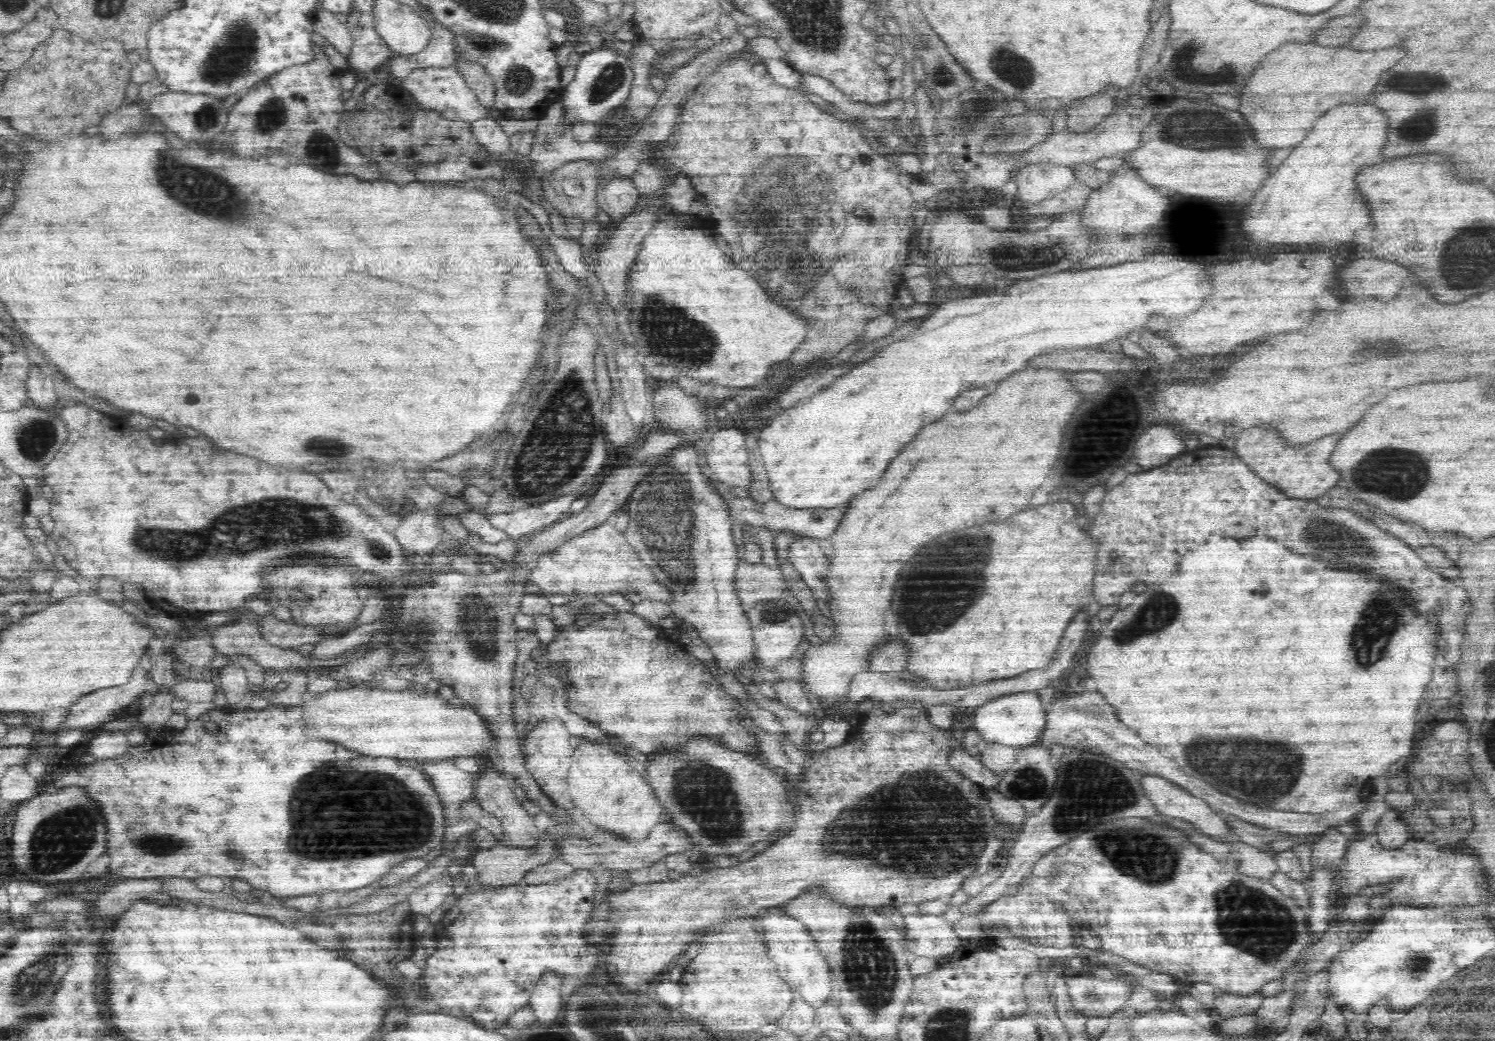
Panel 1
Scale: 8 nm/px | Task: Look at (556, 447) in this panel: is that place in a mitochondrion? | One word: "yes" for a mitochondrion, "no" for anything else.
yes

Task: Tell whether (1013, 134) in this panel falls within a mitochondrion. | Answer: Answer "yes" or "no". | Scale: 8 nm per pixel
yes

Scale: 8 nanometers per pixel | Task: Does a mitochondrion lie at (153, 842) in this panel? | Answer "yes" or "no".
yes

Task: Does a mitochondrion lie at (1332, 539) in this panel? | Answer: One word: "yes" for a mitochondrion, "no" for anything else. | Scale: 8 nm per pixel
yes

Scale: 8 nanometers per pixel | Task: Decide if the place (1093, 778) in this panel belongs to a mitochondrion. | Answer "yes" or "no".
yes

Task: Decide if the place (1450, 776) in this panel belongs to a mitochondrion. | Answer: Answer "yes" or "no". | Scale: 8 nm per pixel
no

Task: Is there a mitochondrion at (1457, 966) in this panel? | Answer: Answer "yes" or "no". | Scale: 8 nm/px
yes

